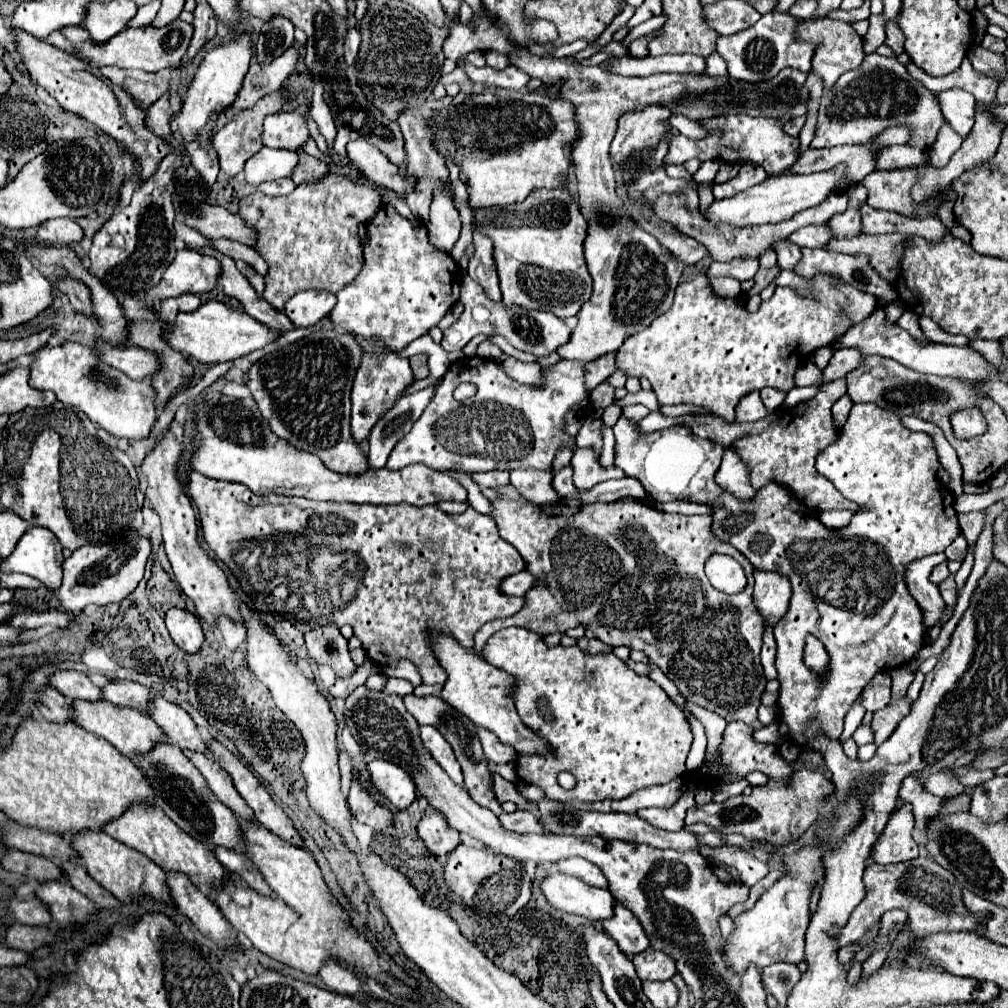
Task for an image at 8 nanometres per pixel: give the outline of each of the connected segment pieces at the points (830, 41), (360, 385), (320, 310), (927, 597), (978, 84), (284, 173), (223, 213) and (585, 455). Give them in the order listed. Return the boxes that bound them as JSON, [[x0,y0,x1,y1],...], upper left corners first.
[[798,18,864,88],[352,354,414,444],[284,290,334,328],[906,554,946,628],[908,60,998,102],[244,148,298,186],[184,206,256,248],[572,448,624,492]]

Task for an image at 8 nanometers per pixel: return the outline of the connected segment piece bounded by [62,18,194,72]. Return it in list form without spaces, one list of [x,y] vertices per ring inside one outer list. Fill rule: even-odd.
[[[180,18],[176,22],[170,22],[164,28],[144,26],[144,28],[126,28],[114,38],[110,38],[104,44],[92,42],[88,32],[82,26],[64,28],[62,34],[74,44],[74,48],[86,56],[96,66],[118,66],[118,68],[138,68],[146,72],[158,72],[164,68],[178,68],[182,64],[182,58],[190,46],[194,26],[188,22],[182,22]]]

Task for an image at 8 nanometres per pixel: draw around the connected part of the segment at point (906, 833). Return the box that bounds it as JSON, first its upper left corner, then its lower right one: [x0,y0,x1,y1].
[872,802,918,864]

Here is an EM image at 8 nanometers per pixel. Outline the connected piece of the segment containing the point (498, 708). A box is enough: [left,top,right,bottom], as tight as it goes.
[432,634,548,754]

